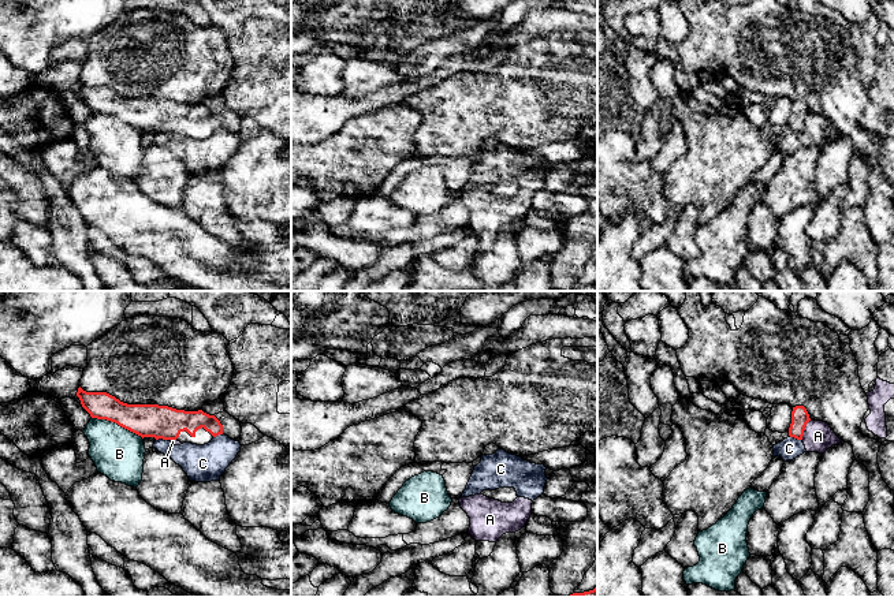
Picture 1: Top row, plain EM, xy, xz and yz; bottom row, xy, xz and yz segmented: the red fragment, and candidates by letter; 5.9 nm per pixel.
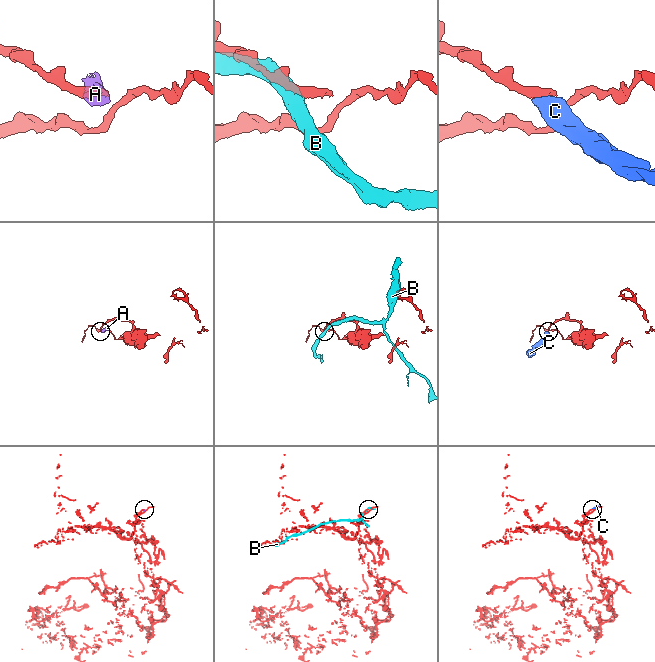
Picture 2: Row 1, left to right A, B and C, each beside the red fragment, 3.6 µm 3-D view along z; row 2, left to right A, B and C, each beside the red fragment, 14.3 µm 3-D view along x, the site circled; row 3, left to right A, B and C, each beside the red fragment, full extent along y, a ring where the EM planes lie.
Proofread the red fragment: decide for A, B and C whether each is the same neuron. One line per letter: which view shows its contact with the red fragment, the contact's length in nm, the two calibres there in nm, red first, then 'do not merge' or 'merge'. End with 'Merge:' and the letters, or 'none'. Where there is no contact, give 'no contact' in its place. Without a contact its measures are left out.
A: yz | 130 nm | 110/180 nm | do not merge
B: xy | 340 nm | 190/300 nm | do not merge
C: xy | 70 nm | 190/190 nm | do not merge
Merge: none

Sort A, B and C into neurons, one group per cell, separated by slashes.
A C / B

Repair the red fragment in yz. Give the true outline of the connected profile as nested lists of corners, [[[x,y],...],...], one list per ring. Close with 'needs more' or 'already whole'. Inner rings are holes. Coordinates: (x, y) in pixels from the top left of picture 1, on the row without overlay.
[[[804,100],[793,101],[789,130],[797,134],[802,134],[805,120],[809,115],[809,108]]]; already whole

